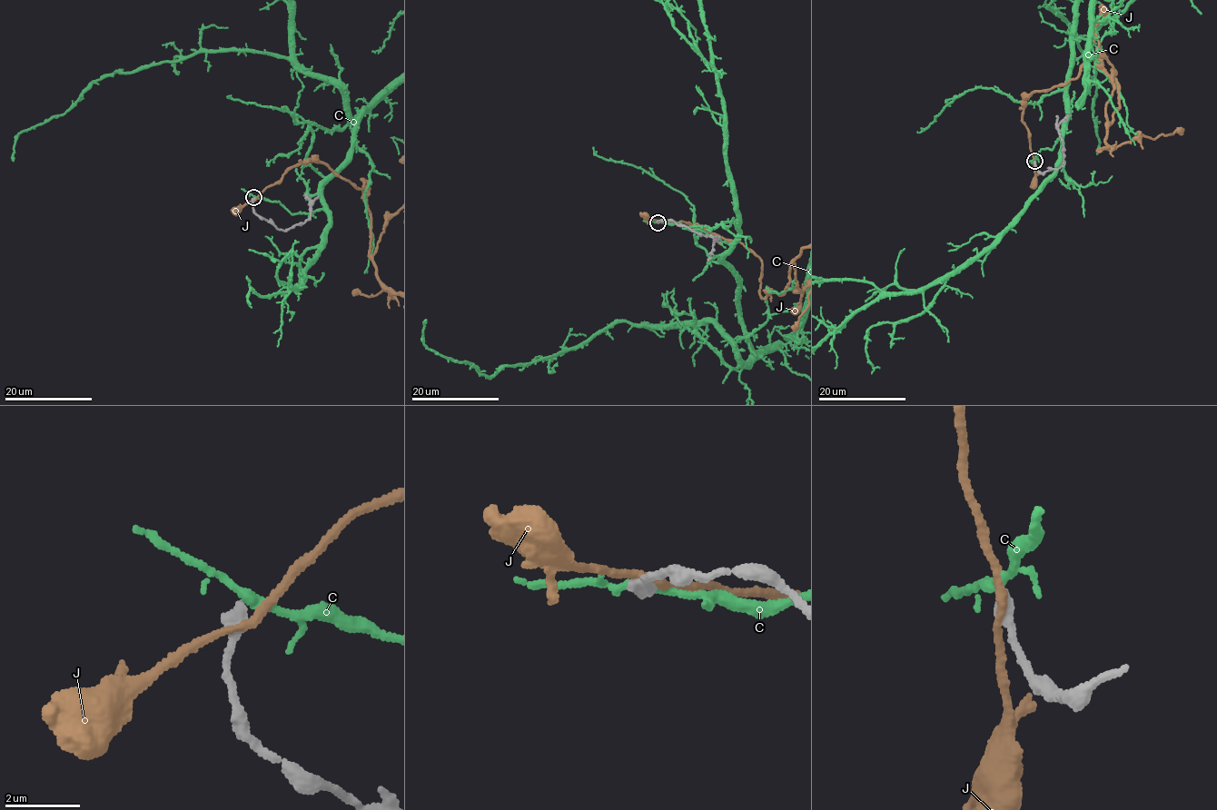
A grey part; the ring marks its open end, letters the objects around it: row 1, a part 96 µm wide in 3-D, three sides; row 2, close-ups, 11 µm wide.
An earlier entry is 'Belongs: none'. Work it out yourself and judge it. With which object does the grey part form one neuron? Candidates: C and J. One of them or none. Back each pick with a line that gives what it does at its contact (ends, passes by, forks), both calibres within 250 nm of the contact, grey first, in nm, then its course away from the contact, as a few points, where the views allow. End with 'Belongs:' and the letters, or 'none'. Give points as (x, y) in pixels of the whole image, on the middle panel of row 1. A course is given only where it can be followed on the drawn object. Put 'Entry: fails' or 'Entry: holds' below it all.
Belongs: none
Entry: holds

